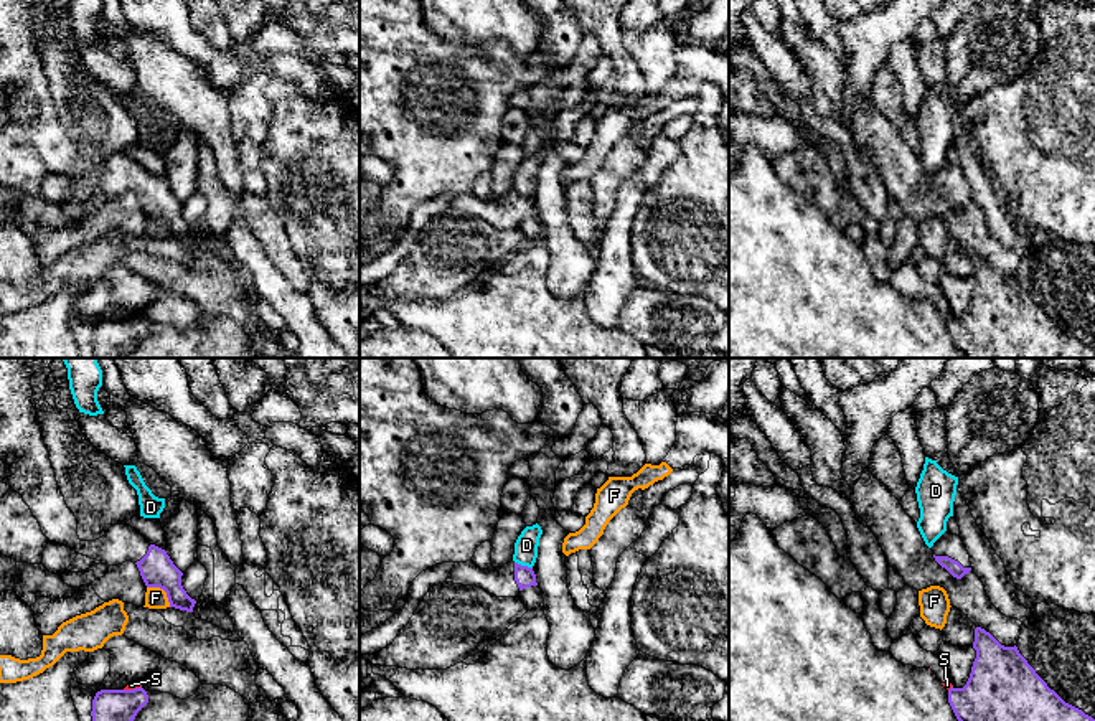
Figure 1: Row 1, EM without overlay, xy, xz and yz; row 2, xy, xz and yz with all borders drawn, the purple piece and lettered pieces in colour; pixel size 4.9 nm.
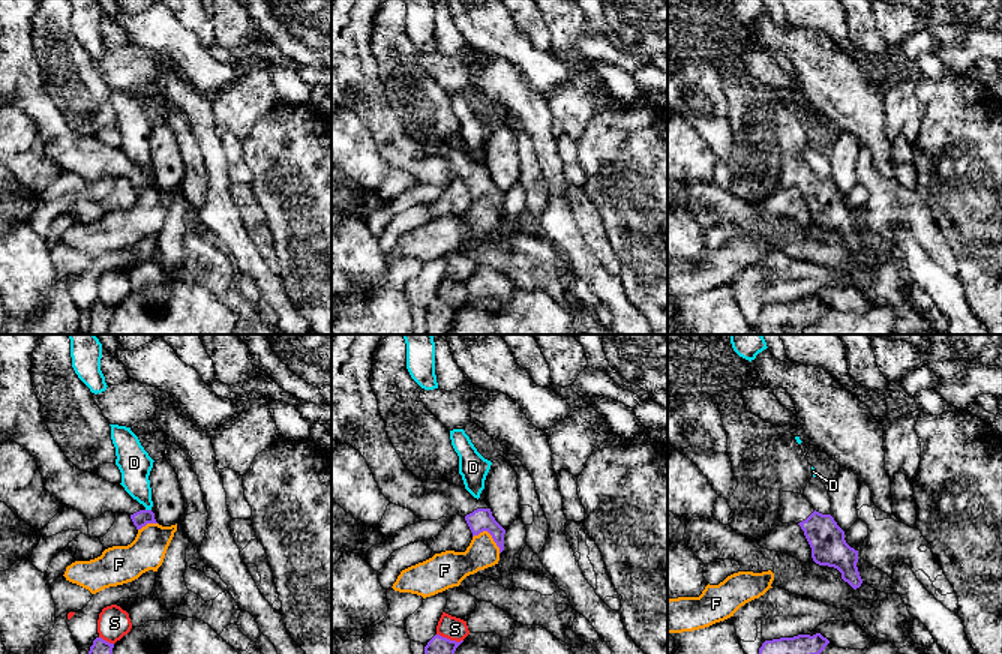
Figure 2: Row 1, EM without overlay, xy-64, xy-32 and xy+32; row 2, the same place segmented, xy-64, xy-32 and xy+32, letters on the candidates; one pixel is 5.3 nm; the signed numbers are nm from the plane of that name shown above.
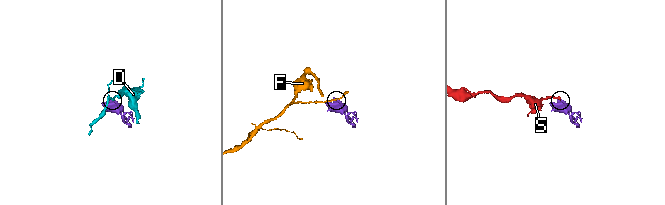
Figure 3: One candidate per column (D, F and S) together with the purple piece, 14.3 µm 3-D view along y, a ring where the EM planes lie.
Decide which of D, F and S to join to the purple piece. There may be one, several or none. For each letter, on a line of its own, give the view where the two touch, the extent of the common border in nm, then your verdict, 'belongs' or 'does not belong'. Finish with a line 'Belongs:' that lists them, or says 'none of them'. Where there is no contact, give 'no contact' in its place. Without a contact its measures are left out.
D: contact in xz; length 90 nm; does not belong
F: contact in xy; length 160 nm; does not belong
S: contact in xy; length 90 nm; does not belong
Belongs: none of them

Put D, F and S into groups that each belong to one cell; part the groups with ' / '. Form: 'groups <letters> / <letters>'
groups D / F / S

